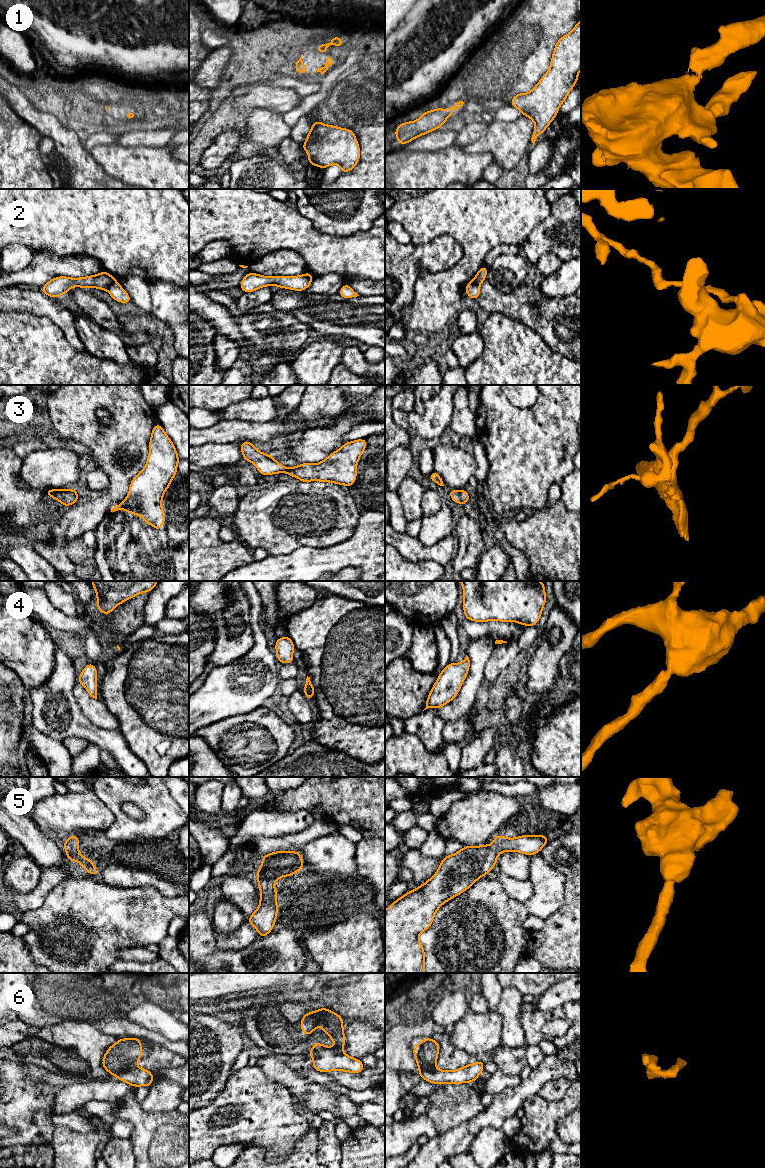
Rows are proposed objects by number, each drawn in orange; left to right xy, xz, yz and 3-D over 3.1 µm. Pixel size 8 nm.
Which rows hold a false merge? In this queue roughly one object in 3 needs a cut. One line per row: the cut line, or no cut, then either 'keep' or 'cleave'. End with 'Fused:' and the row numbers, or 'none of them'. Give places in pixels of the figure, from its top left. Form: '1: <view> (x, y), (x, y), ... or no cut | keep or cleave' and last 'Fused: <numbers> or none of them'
1: no cut | keep
2: xy (115, 280), (106, 289) | cleave
3: no cut | keep
4: no cut | keep
5: no cut | keep
6: xy (136, 1067), (124, 1069), (115, 1075) | cleave
Fused: 2, 6

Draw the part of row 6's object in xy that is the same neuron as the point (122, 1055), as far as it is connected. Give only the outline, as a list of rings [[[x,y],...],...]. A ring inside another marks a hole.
[[[123,1038],[108,1048],[103,1056],[102,1066],[112,1076],[126,1069],[137,1068],[137,1060],[142,1058],[142,1039]]]

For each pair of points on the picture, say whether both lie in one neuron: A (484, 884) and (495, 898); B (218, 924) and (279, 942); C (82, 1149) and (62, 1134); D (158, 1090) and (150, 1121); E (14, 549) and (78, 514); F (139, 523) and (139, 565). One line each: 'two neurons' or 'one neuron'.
A: one neuron
B: two neurons
C: one neuron
D: two neurons
E: two neurons
F: one neuron

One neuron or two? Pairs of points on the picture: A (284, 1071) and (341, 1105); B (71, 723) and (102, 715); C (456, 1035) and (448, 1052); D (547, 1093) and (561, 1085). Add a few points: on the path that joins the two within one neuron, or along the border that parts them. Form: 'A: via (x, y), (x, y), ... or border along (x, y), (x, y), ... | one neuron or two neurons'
A: via (298, 1085), (327, 1101) | one neuron
B: border along (75, 699), (82, 713), (95, 725), (110, 728) | two neurons
C: border along (447, 1029), (450, 1041), (469, 1055) | two neurons
D: via (550, 1091), (558, 1085) | one neuron

